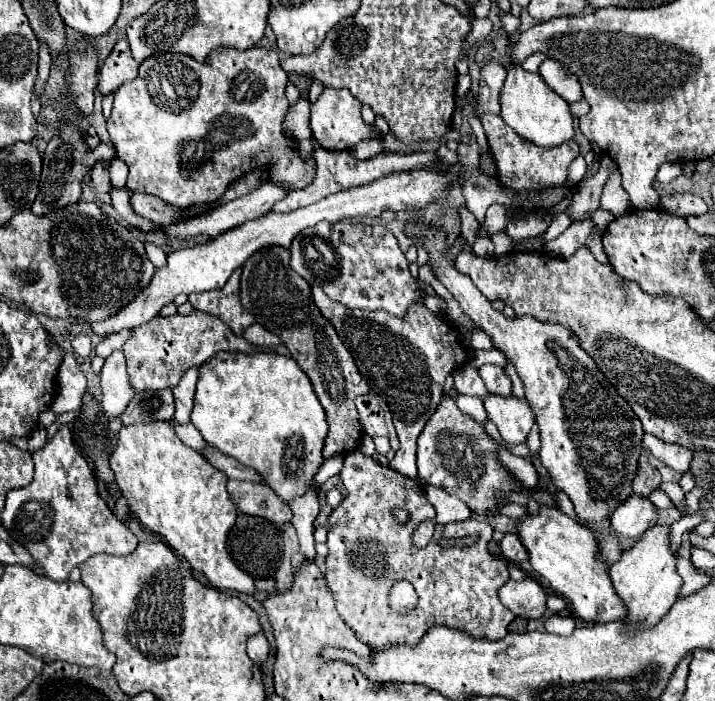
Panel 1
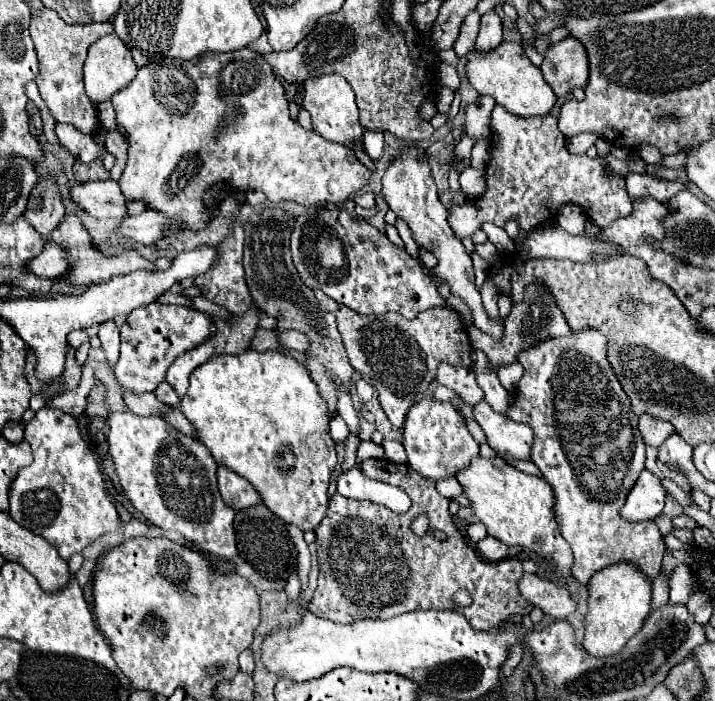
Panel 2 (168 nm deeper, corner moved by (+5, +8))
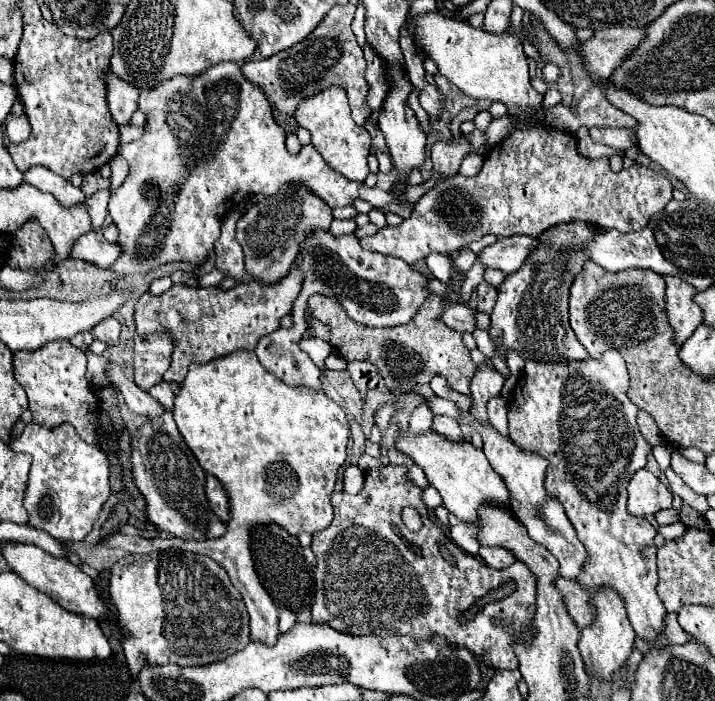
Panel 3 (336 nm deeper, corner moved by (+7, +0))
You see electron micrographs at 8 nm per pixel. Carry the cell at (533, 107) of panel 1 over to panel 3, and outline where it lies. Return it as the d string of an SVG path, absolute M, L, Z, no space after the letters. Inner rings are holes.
M431 12L415 20L415 44L419 44L427 58L437 62L439 74L475 100L487 98L519 108L521 112L531 112L543 106L543 96L529 84L527 56L521 40L513 32L487 34L481 28L473 28L465 20L445 18L439 12Z

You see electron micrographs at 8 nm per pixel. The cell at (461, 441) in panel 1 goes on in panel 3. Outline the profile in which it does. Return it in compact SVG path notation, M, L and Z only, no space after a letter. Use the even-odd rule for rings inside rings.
M433 416L433 432L445 436L447 440L451 442L463 442L463 434L461 434L461 428L455 420L447 418L447 416Z

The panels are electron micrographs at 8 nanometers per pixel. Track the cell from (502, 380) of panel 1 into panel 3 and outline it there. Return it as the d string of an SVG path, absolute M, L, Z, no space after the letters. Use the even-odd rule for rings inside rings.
M493 396L487 402L487 414L489 414L489 424L507 436L507 402L501 396Z

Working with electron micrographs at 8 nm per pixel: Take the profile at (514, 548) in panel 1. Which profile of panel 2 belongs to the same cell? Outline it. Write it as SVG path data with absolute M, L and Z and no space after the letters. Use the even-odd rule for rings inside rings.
M485 536L483 540L479 540L477 542L477 550L489 562L499 562L499 560L505 560L505 558L515 558L515 556L519 556L523 552L523 548L501 544L501 540L497 540L493 536Z

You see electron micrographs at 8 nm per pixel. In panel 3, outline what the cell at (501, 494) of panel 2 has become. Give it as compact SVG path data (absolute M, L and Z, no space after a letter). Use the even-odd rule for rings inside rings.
M401 430L395 442L395 448L411 456L415 464L423 468L431 486L439 490L443 498L443 506L451 514L455 514L459 520L467 524L479 524L481 506L497 506L503 510L515 510L511 504L505 480L495 470L489 468L489 462L483 450L473 448L469 442L451 444L449 440L443 440L443 436L435 436L435 432L431 430L419 436L411 434L409 430Z

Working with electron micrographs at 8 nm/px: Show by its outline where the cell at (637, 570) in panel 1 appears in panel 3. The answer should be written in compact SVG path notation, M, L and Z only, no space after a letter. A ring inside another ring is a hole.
M597 588L591 594L591 608L595 610L595 620L591 626L583 628L581 638L579 638L579 650L585 662L585 668L589 674L601 676L603 680L611 680L611 674L621 668L633 648L635 642L635 630L631 628L629 620L627 620L627 612L625 612L625 604L623 598L619 594L615 594L615 590L611 588Z

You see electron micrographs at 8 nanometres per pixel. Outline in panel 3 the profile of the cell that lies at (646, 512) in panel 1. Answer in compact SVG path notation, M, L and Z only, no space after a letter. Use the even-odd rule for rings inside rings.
M641 468L629 482L629 500L627 510L633 516L653 516L663 508L671 508L671 492L669 488L657 480L649 470Z

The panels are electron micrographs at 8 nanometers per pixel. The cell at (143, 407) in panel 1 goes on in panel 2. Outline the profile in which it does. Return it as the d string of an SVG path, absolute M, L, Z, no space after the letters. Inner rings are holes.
M161 382L161 384L157 386L155 396L157 396L163 404L167 404L167 406L179 406L179 396L177 396L177 392L175 392L167 382Z

